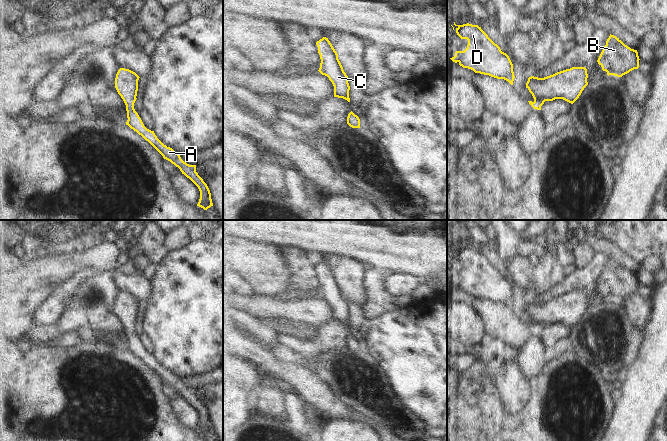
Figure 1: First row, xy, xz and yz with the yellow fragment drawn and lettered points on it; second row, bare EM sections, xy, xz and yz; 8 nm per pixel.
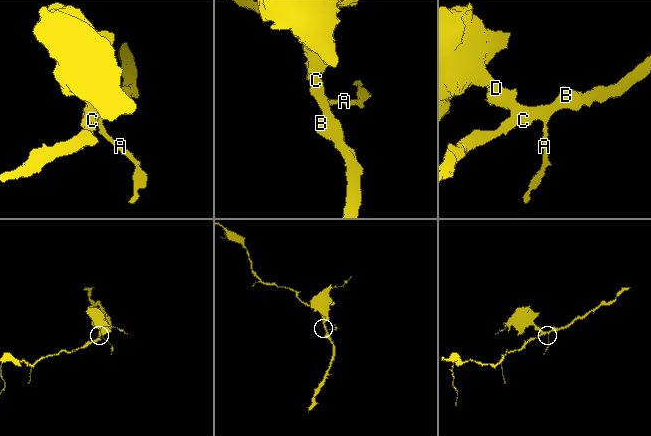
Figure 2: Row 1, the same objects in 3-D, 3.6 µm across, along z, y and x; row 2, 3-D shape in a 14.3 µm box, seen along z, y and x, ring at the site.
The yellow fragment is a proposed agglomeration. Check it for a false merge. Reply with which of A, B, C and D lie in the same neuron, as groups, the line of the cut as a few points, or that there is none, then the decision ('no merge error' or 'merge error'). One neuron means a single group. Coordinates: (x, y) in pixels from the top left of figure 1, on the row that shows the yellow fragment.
A B C D | no cut | no merge error

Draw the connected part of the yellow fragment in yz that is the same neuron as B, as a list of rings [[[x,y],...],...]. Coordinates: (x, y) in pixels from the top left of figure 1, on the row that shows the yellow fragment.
[[[614,35],[609,36],[597,62],[607,75],[622,77],[639,68],[637,50],[631,49]]]

